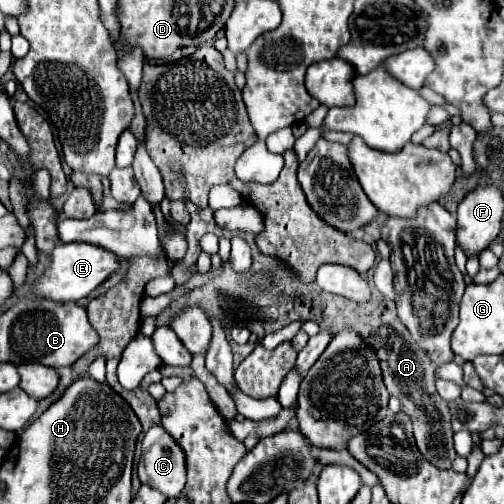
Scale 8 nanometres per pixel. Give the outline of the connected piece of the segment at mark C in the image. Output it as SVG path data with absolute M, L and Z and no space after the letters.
M153 426L143 438L141 452L137 466L141 484L163 492L167 498L177 498L187 480L185 454L177 442L161 426Z

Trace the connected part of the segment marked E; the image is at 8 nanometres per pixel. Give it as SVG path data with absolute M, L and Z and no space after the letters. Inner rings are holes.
M87 242L59 244L53 250L49 270L45 272L43 278L35 282L35 292L55 302L77 302L89 296L97 286L101 286L105 280L109 280L117 272L119 272L119 258L105 248L91 246Z

